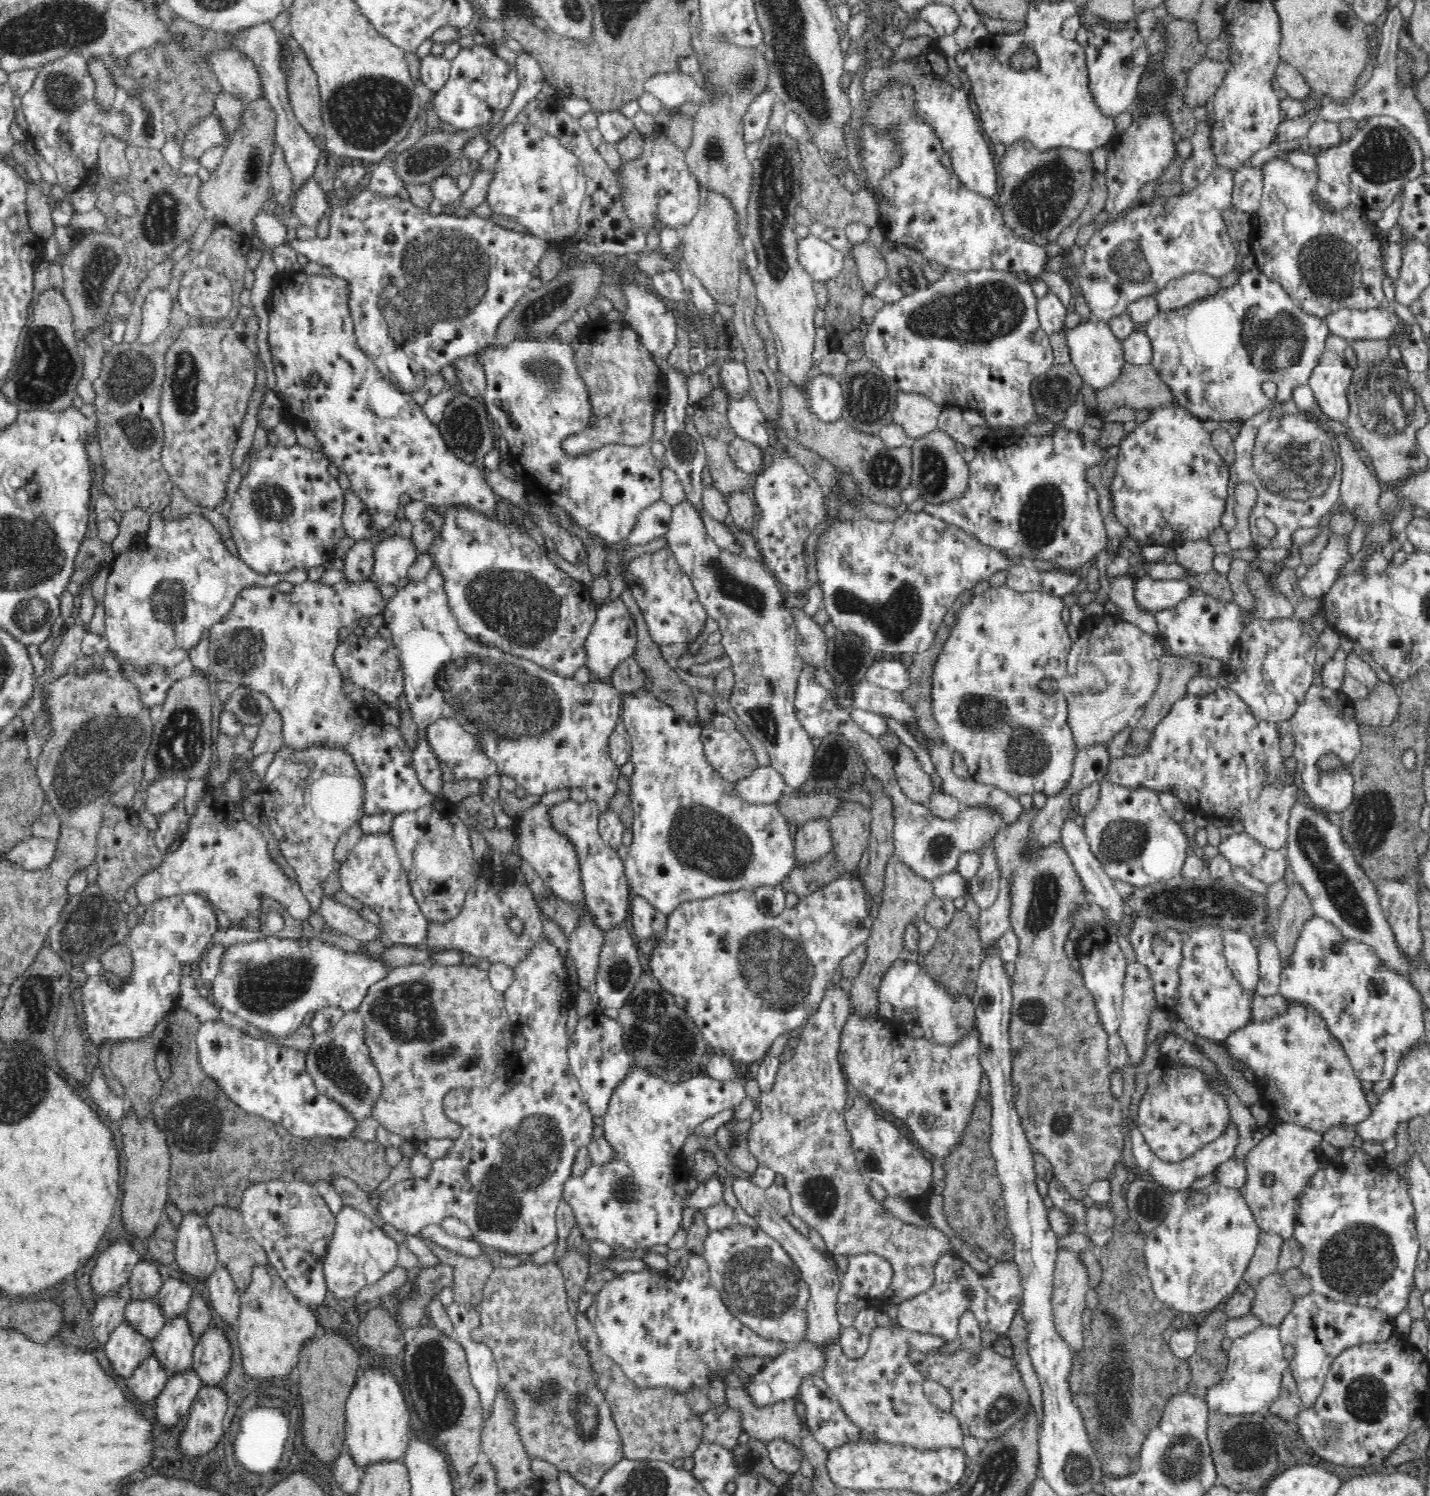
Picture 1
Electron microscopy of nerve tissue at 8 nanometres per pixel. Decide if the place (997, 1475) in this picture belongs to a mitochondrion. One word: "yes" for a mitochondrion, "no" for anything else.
yes

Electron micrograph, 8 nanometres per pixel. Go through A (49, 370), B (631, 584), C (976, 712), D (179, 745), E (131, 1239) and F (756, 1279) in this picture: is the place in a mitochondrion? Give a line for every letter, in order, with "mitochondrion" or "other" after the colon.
A: mitochondrion
B: other
C: mitochondrion
D: mitochondrion
E: other
F: mitochondrion

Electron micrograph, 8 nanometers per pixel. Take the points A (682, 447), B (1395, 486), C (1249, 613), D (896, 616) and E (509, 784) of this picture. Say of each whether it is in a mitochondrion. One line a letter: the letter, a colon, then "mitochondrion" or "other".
A: mitochondrion
B: other
C: other
D: mitochondrion
E: other

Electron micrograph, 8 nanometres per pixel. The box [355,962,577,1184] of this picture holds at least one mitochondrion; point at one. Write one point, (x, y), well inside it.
(427, 1034)

